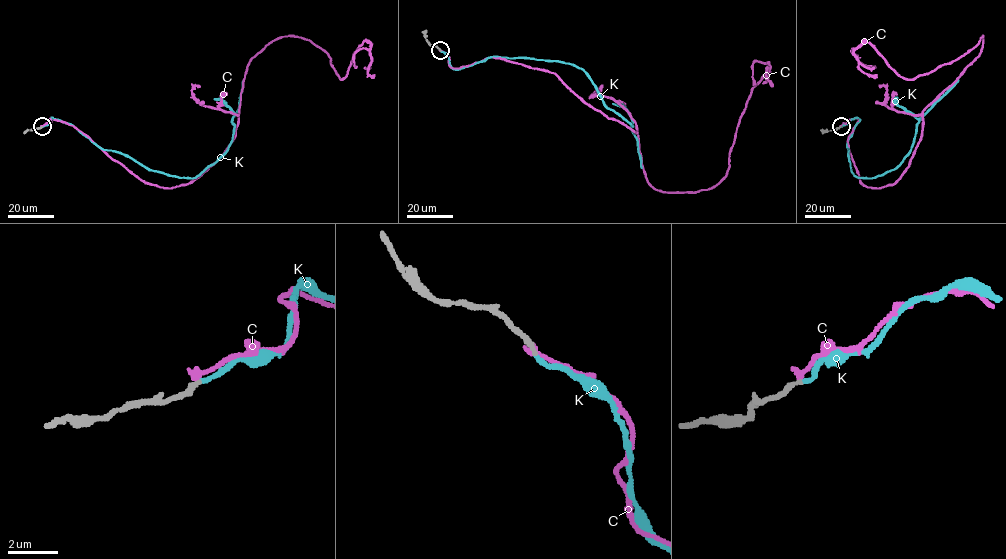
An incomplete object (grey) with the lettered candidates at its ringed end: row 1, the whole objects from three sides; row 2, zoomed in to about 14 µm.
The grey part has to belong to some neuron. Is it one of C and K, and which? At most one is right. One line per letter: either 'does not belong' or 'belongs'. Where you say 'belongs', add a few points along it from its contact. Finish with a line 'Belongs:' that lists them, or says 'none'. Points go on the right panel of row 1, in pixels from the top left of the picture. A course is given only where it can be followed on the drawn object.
C: does not belong
K: belongs; course (841, 126), (859, 119), (847, 141), (851, 171), (875, 178), (900, 163), (910, 150), (919, 119), (958, 80)
Belongs: K

